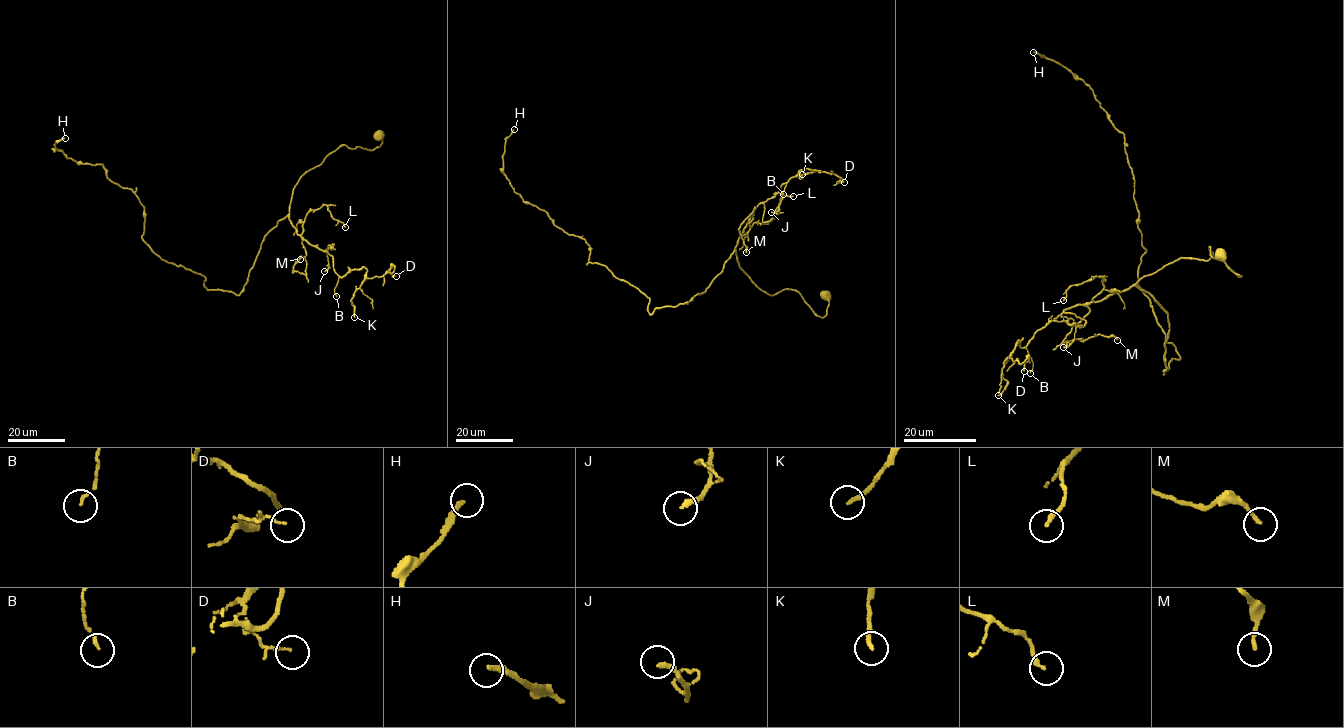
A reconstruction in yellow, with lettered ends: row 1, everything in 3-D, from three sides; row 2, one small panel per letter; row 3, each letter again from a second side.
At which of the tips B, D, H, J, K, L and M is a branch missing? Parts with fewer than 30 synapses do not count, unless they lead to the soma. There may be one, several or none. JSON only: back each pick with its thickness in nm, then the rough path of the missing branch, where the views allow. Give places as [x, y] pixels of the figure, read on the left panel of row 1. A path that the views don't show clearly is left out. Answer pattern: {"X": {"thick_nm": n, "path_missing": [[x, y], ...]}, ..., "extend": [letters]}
{"H": {"thick_nm": 220, "path_missing": [[65, 138], [71, 136], [75, 123], [100, 120], [98, 115], [87, 111], [89, 116], [102, 125]]}, "extend": ["H"]}

